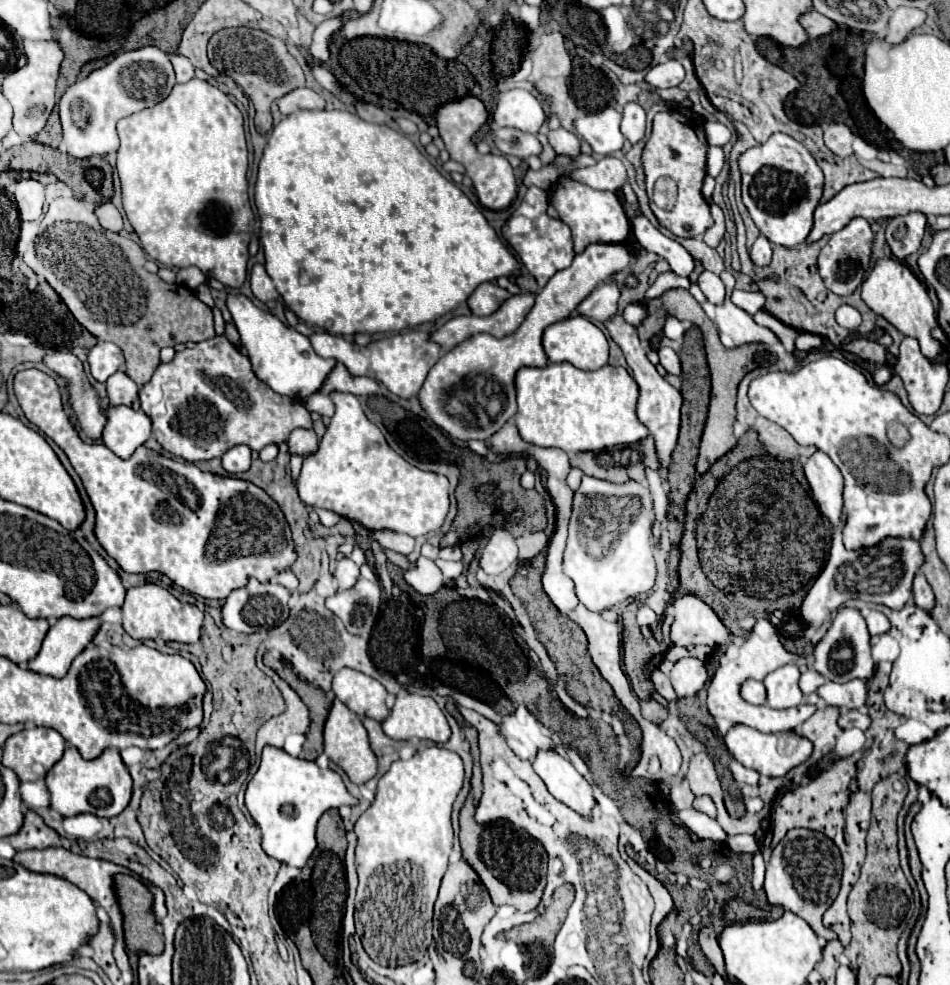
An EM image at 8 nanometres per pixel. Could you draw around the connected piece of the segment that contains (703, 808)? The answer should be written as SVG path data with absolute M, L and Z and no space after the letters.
M695 796L693 808L697 812L703 812L703 814L711 816L711 818L717 818L717 808L715 808L715 804L713 804L713 800L709 796Z

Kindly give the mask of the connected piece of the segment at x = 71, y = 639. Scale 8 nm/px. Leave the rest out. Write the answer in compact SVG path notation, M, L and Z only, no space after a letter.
M99 618L57 620L57 624L49 628L39 654L27 664L27 668L43 676L63 678L73 658L93 640L97 628Z

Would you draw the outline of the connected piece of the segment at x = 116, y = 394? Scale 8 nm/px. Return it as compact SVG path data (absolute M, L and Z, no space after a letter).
M119 370L107 378L107 396L111 406L131 406L139 398L139 386L123 370Z

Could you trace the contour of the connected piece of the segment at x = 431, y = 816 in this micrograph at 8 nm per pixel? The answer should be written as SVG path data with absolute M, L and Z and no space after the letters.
M425 746L409 760L397 760L377 786L375 802L355 822L357 842L357 872L359 890L355 900L355 924L363 926L361 942L365 952L381 966L405 966L425 956L433 936L431 918L433 904L437 900L439 882L447 870L449 854L453 848L453 826L451 810L457 794L465 780L465 768L459 754L439 748Z

